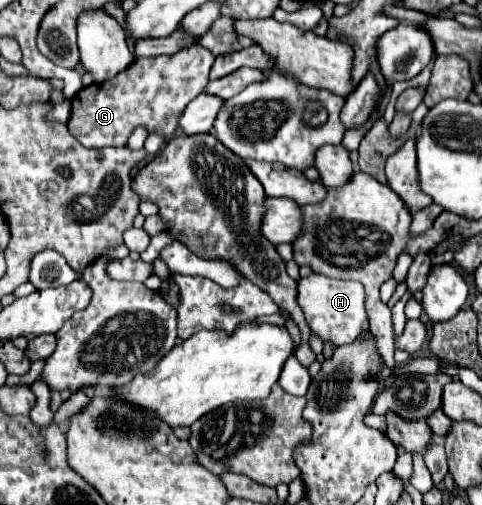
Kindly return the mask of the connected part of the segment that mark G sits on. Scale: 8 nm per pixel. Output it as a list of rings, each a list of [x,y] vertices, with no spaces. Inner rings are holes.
[[[197,44],[175,56],[135,58],[133,64],[115,78],[105,84],[91,84],[75,94],[67,124],[69,132],[85,148],[127,146],[127,138],[137,126],[147,128],[147,132],[157,132],[163,138],[171,138],[179,128],[179,118],[185,106],[207,88],[213,60],[211,52]]]

